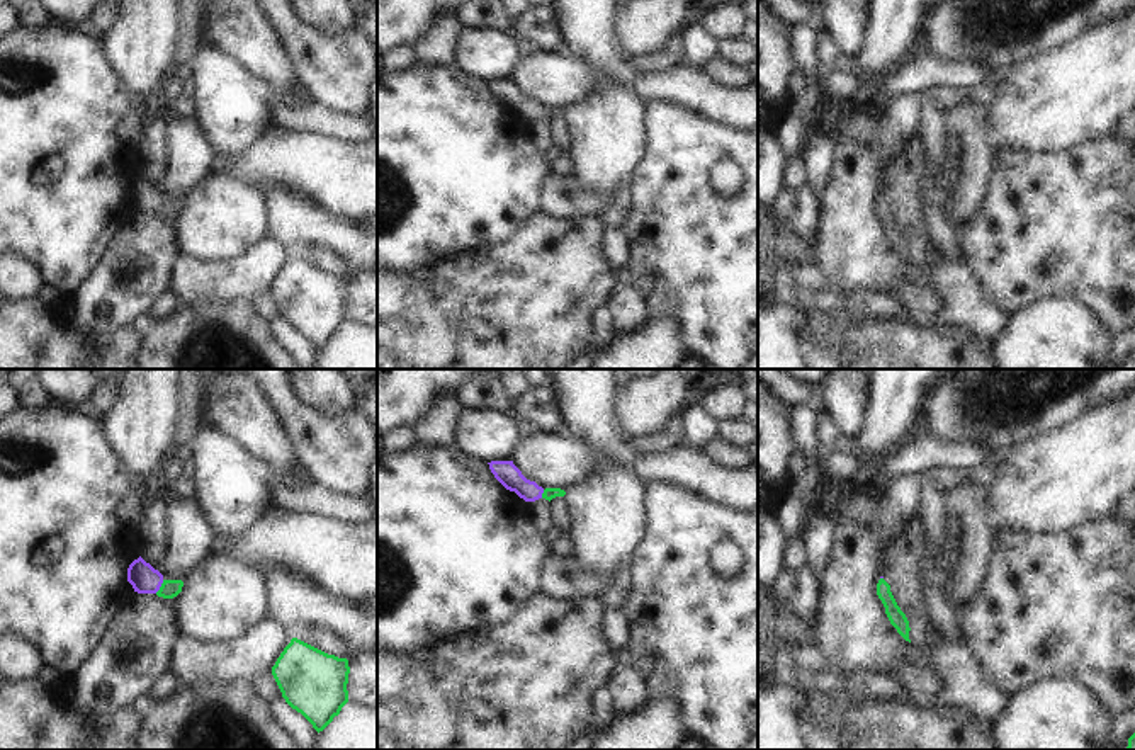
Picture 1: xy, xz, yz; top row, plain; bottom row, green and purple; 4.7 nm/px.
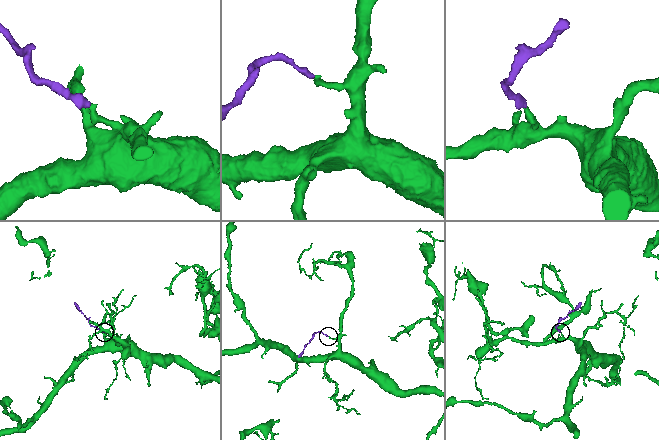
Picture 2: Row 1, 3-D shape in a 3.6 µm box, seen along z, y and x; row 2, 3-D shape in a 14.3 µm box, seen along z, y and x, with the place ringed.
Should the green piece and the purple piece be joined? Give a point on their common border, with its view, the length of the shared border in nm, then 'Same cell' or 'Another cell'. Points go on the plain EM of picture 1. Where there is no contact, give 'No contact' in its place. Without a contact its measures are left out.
Touches green at xy (160, 206). Shared border 80 nm. Same cell

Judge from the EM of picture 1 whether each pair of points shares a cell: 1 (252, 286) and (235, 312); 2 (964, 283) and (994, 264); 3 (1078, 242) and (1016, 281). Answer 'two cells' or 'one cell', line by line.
1: two cells
2: two cells
3: one cell

